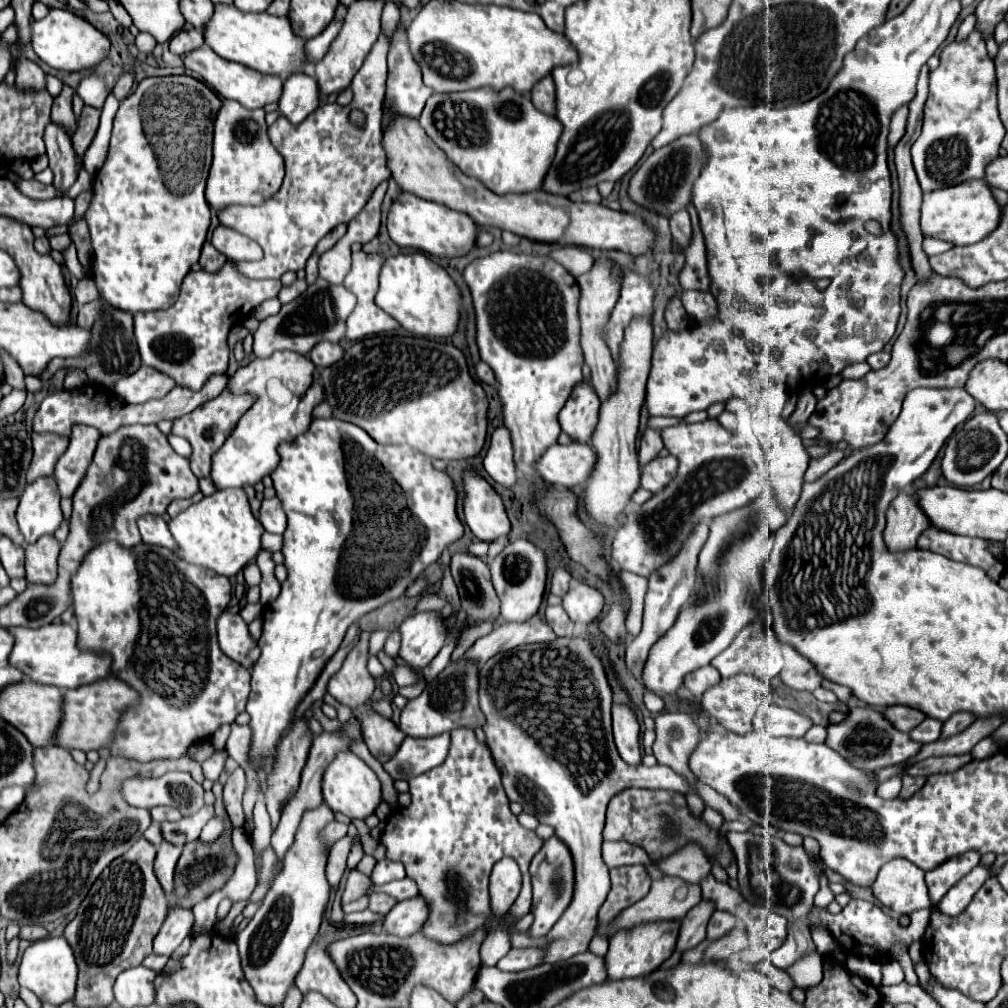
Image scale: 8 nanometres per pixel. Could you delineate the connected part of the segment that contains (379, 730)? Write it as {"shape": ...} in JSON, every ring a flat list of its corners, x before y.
{"shape":[[360,706,354,714,358,714,358,718,362,720,362,736,370,754,382,764,388,762,400,748,406,734,398,730,392,720,370,710,370,706]]}

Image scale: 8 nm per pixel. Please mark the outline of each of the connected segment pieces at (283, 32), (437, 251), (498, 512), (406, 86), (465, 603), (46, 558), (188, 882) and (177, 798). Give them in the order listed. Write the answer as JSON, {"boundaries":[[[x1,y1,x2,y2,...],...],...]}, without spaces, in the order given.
{"boundaries":[[[214,6,214,14,210,22,204,26,206,44,222,58,230,62,244,64,262,74,288,76,306,68,304,40,292,32,290,20,286,16,270,16,266,12,260,14,244,14,236,6]],[[402,192,388,214,388,234,402,248,414,248,438,258,460,258,476,248,476,222,464,214,442,204,422,200,414,194]],[[464,474,464,518,480,542,494,542,508,536,510,520,506,516,502,498,478,474]],[[402,24,396,26,394,36,392,36,392,46,388,52,388,84,386,84,386,98,384,98,384,126,388,124,388,112,396,112,396,114,404,114,404,116,412,116,412,118,420,118,420,112,424,108,424,102,432,96,432,88,424,86,422,82,422,72,420,66,416,64,416,60,410,54,410,46,408,46,408,36,406,36,406,28]],[[460,552,452,556,452,578,458,586,462,610,480,622,500,620,500,600,490,582,490,570,480,558]],[[46,534,40,536,34,544,30,544,24,554,26,554,26,580,36,582,36,584,52,584,58,574,58,552,60,552,60,542]],[[228,830,226,836,220,836,214,842,202,842,202,840,188,842,176,864,176,874,174,874,176,906,194,908,194,904,202,902,214,890,222,888,228,882,228,878,234,874,236,864,238,864,238,854,232,848,232,830]],[[168,772,160,778,132,778,122,786,128,804,140,808,172,806,192,816,204,806,204,788,188,772]]]}

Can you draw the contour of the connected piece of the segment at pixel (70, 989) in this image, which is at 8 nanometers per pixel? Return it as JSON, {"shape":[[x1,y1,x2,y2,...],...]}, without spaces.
{"shape":[[48,936,44,940,38,940,30,944,20,960,20,972,18,972,18,982,22,988,32,990,42,1002,48,1004,64,1004,74,998,76,990,76,960,72,954,72,948,68,946,64,936]]}

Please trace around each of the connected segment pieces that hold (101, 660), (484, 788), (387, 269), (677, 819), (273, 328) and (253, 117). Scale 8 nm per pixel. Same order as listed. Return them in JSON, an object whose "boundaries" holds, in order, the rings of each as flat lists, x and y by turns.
{"boundaries":[[[48,624,40,628,6,628,14,636,14,648,8,656,10,666,18,668,28,680,58,688,72,688,106,678,110,672,108,654,82,652,76,646,76,630,68,624]],[[468,728,452,730,450,734,452,734,452,744,450,744,446,762,408,780,412,804,408,808,396,810,388,818,386,828,382,832,382,840,380,840,386,846,386,858,398,860,406,866,406,876,418,884,420,894,424,894,424,898,430,904,430,918,422,928,424,936,444,942,444,944,462,940,464,936,468,936,470,932,478,930,484,924,494,924,492,914,490,914,488,878,490,878,490,870,494,862,502,860,504,856,514,858,522,872,522,888,520,888,516,902,512,904,512,916,514,920,518,920,520,916,528,914,530,904,532,904,528,864,532,856,544,844,536,836,534,830,526,830,524,826,520,826,518,818,510,812,508,798,500,782,500,772,496,770,496,764,492,762,488,746,480,744,474,736,474,730,468,730]],[[420,252,388,258,380,272,376,304,404,330,424,338,450,338,460,322,462,294,448,272]],[[628,788,616,794,606,810,604,840,626,840,630,844,642,846,652,860,662,860,664,856,674,854,688,842,698,842,706,854,716,854,718,862,726,868,732,860,730,846,718,830,708,830,700,818,694,818,686,806,684,794,672,790,644,790]],[[318,278,314,284,308,286,308,290,304,294,300,294,296,300,284,304,278,314,268,316,266,320,260,322,260,326,254,334,256,358,268,358,276,350,292,350,292,352,308,356,310,350,322,340,340,342,346,334,346,318,354,310,354,304,356,304,356,296,352,292,348,292,342,284,336,286,336,284,326,282,324,278]],[[224,100,214,126,214,160,206,184,208,204,220,212,228,206,258,206,282,186,284,158,266,134,264,110,248,110,234,100]]]}

